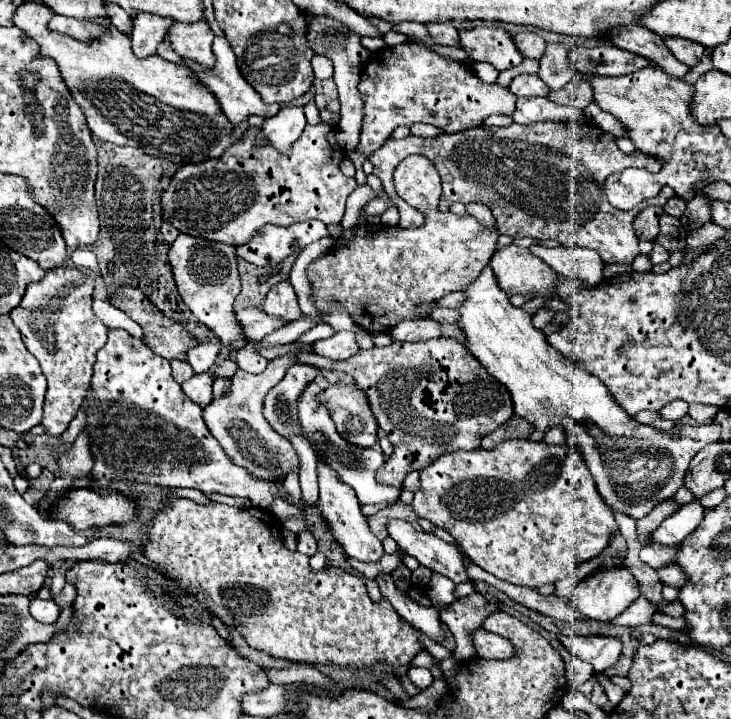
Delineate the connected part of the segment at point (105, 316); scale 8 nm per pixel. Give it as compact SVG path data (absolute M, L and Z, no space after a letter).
M94 301L94 313L102 319L102 323L108 327L108 329L124 329L128 333L132 333L134 337L142 339L142 327L132 321L126 313L122 313L120 309L116 309L112 303L108 301Z

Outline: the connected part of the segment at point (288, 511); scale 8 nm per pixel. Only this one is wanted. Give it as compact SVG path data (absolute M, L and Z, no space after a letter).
M281 497L274 499L270 507L268 507L268 511L281 521L290 517L298 517L298 515L302 513L302 509L300 509L300 507L291 505Z

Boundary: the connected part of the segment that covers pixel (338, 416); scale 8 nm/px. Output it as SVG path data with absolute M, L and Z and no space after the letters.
M330 385L318 395L318 401L330 411L338 433L360 447L374 447L378 423L366 399L366 393L356 385Z

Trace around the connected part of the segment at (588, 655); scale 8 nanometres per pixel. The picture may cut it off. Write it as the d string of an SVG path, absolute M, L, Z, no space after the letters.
M560 635L560 641L568 647L572 655L582 661L594 665L596 673L610 669L622 651L622 641L618 637L604 637L604 635Z

